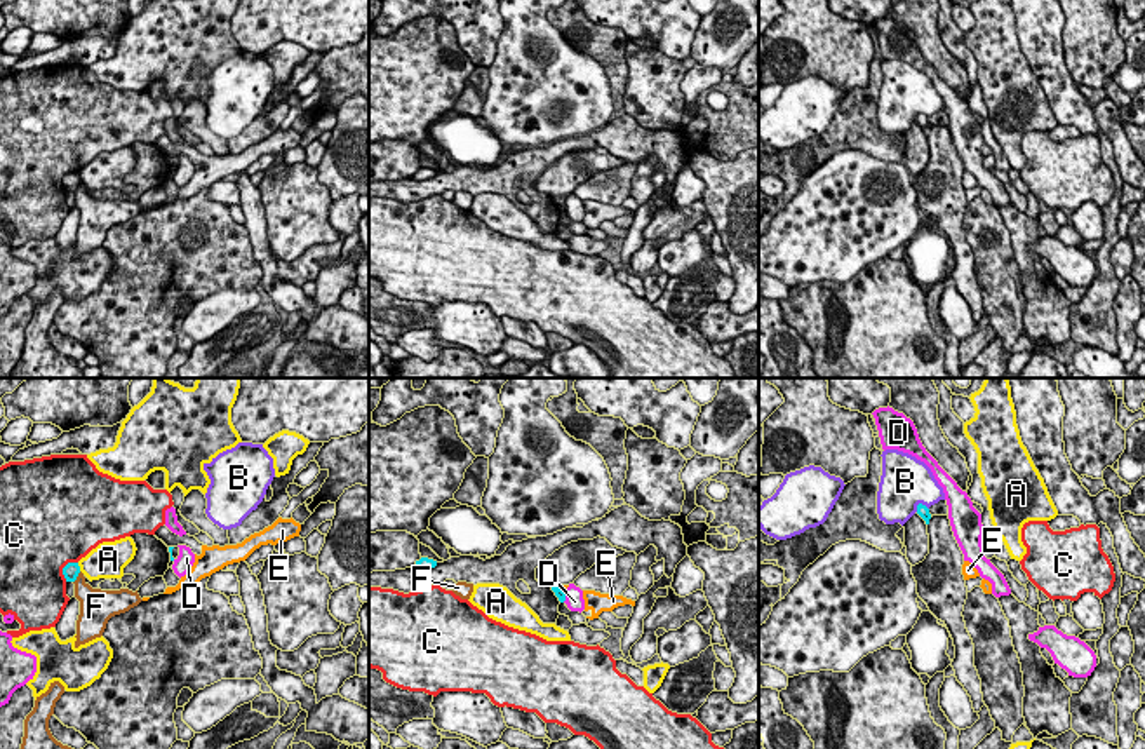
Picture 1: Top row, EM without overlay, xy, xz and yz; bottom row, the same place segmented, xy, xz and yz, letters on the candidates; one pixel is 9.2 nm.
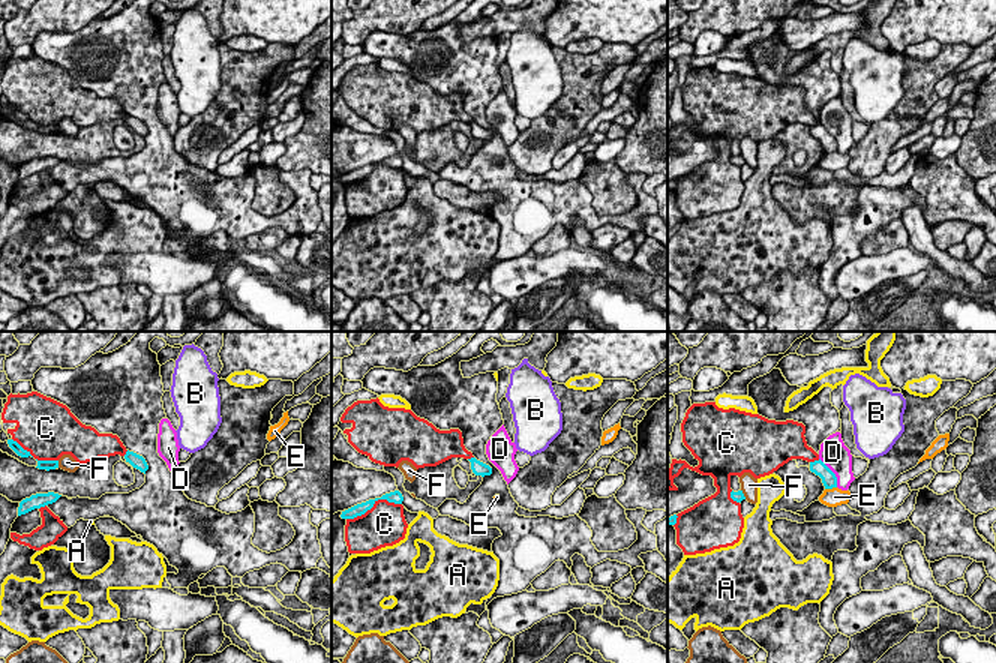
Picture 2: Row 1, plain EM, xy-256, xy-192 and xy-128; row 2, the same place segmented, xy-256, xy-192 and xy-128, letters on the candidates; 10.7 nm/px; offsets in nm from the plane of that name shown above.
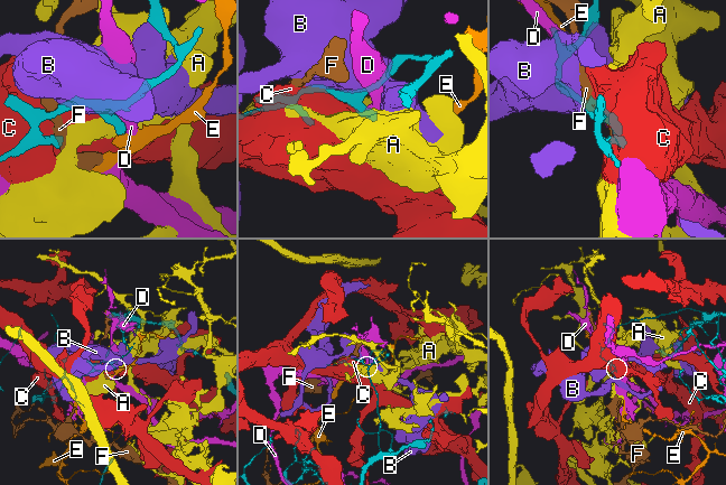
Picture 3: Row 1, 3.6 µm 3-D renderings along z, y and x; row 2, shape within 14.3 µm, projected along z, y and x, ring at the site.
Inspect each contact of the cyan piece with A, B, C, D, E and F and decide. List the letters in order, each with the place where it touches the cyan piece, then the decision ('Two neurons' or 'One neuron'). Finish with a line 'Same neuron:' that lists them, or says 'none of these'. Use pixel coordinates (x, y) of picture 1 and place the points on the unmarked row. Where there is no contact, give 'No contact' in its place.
A: Touches cyan at xy (79, 176). Two neurons
B: Touches cyan at yz (921, 114). Two neurons
C: Touches cyan at xy (63, 178). Two neurons
D: Touches cyan at xz (564, 206). Two neurons
E: Touches cyan at xz (559, 197). Two neurons
F: Touches cyan at xy (77, 185). Two neurons
Same neuron: none of these

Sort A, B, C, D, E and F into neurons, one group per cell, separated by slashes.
A / B / C / D / E / F

